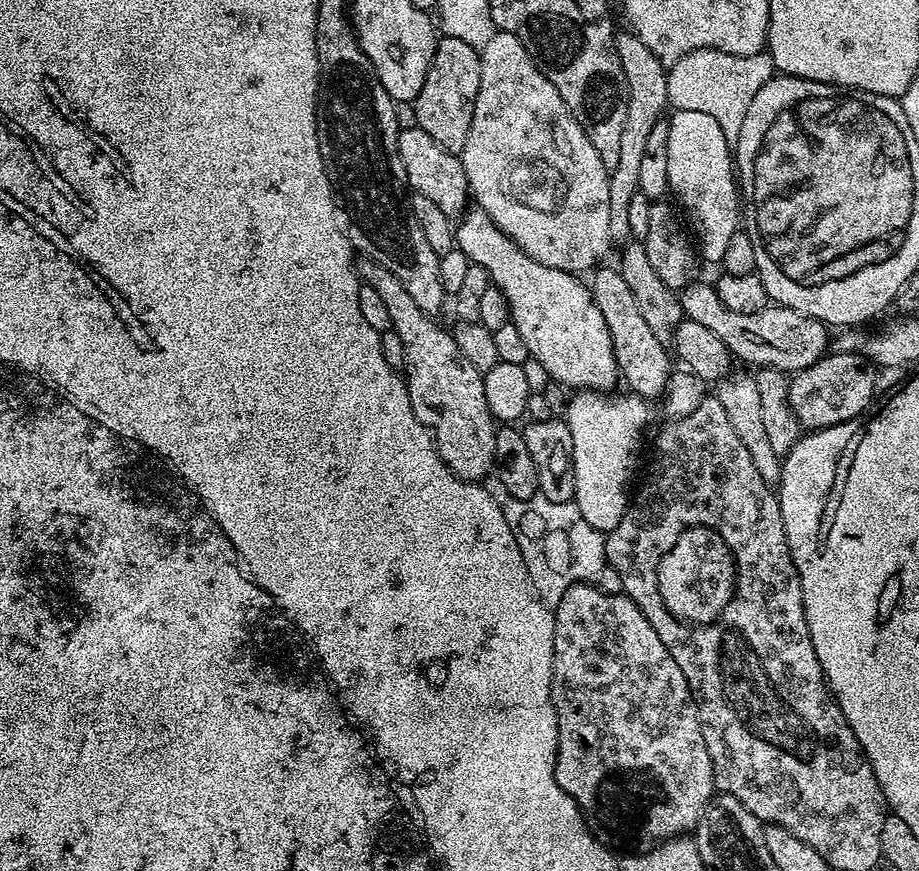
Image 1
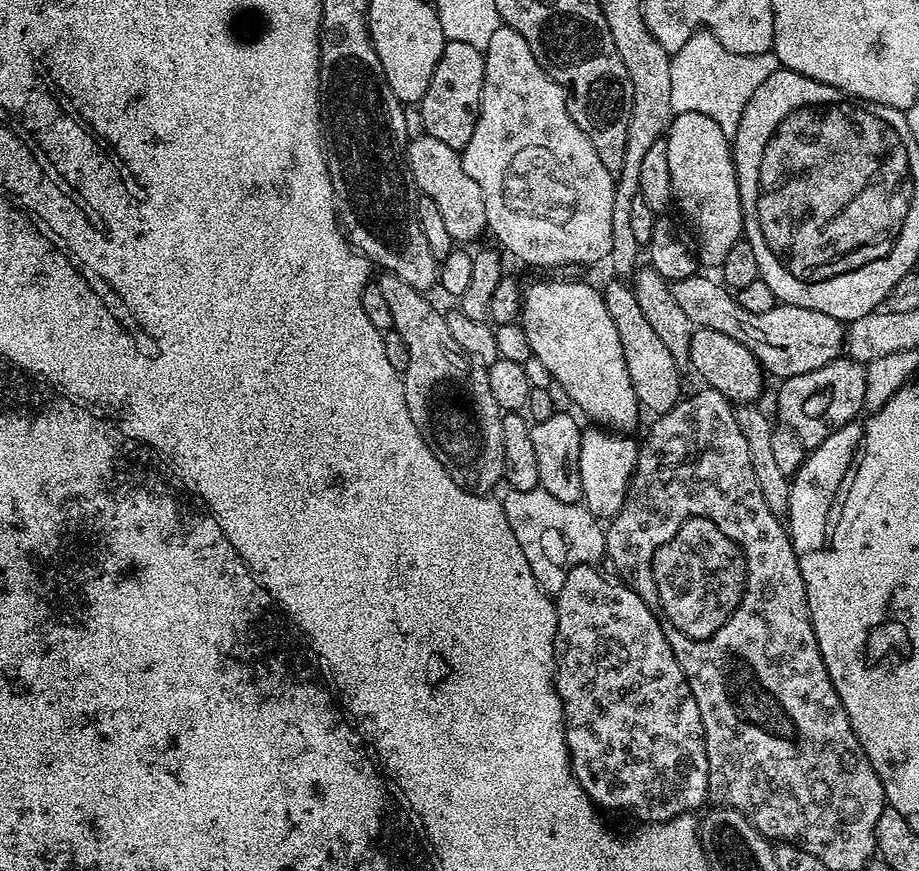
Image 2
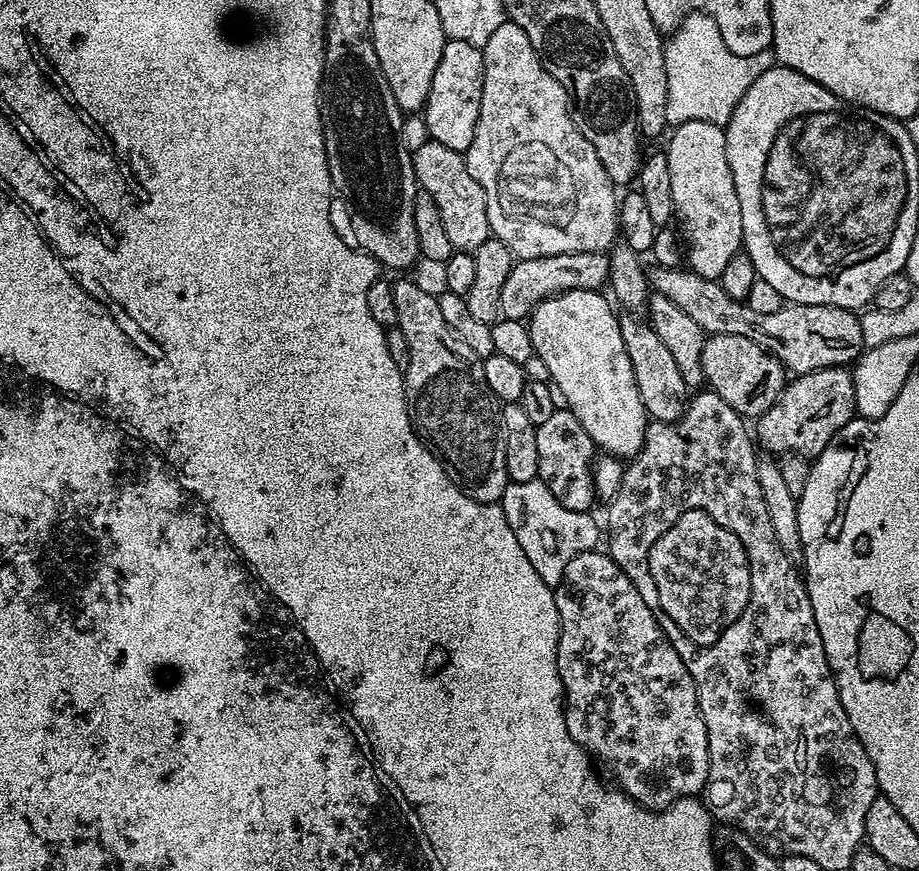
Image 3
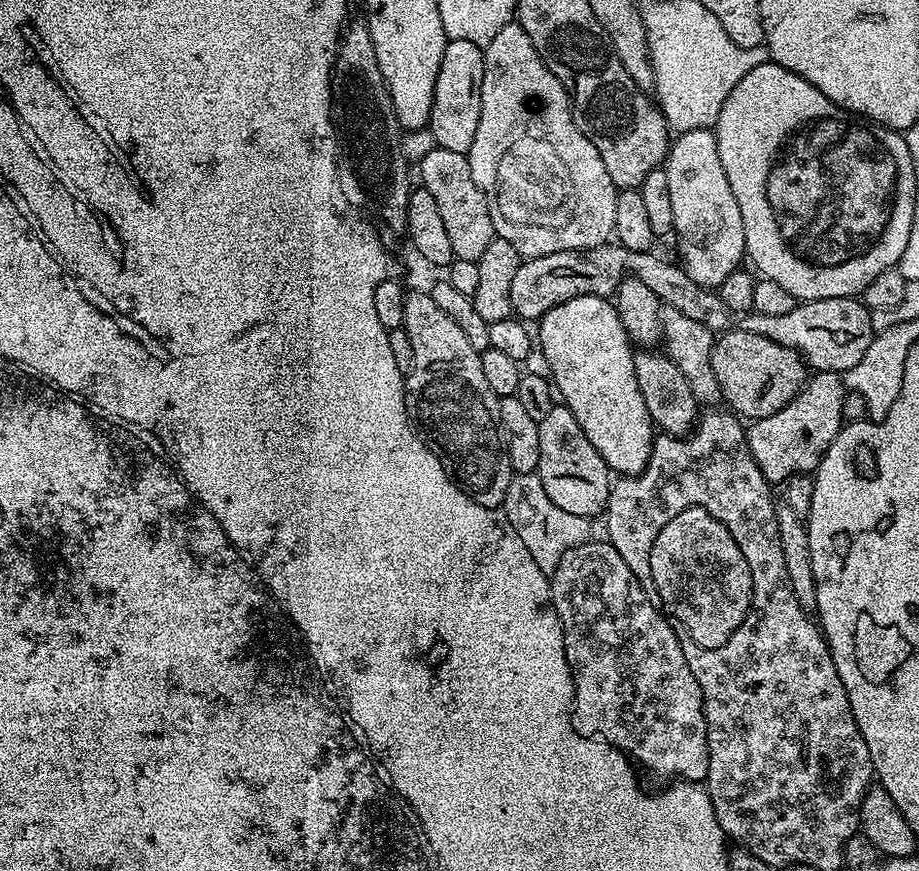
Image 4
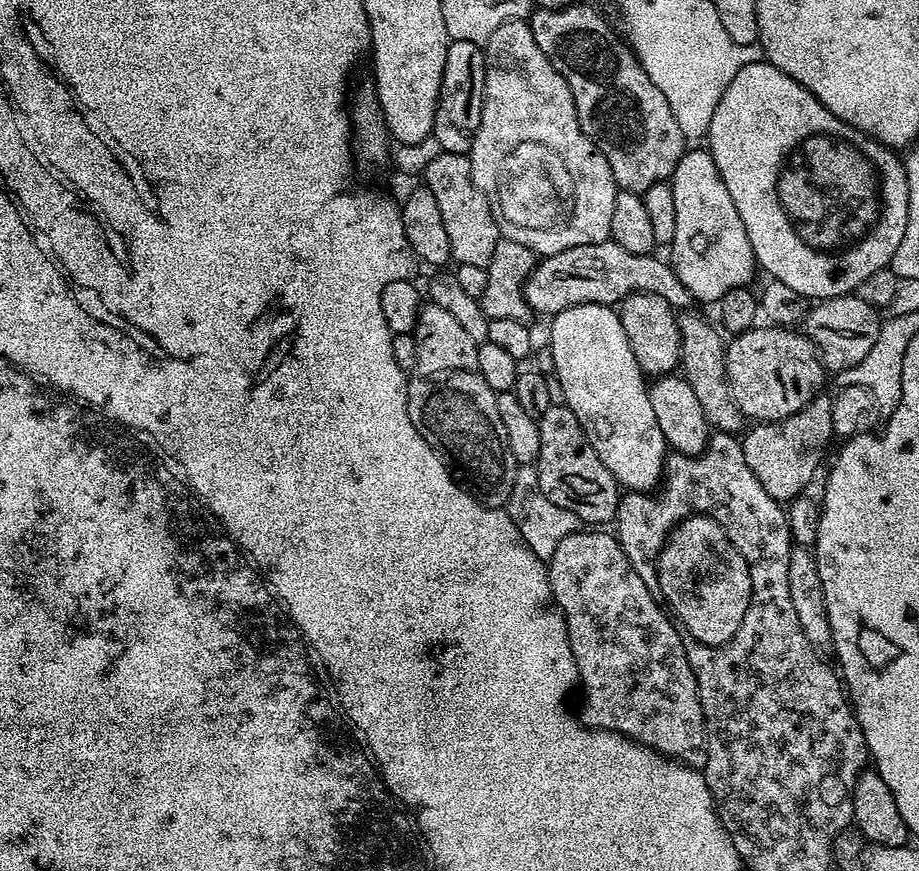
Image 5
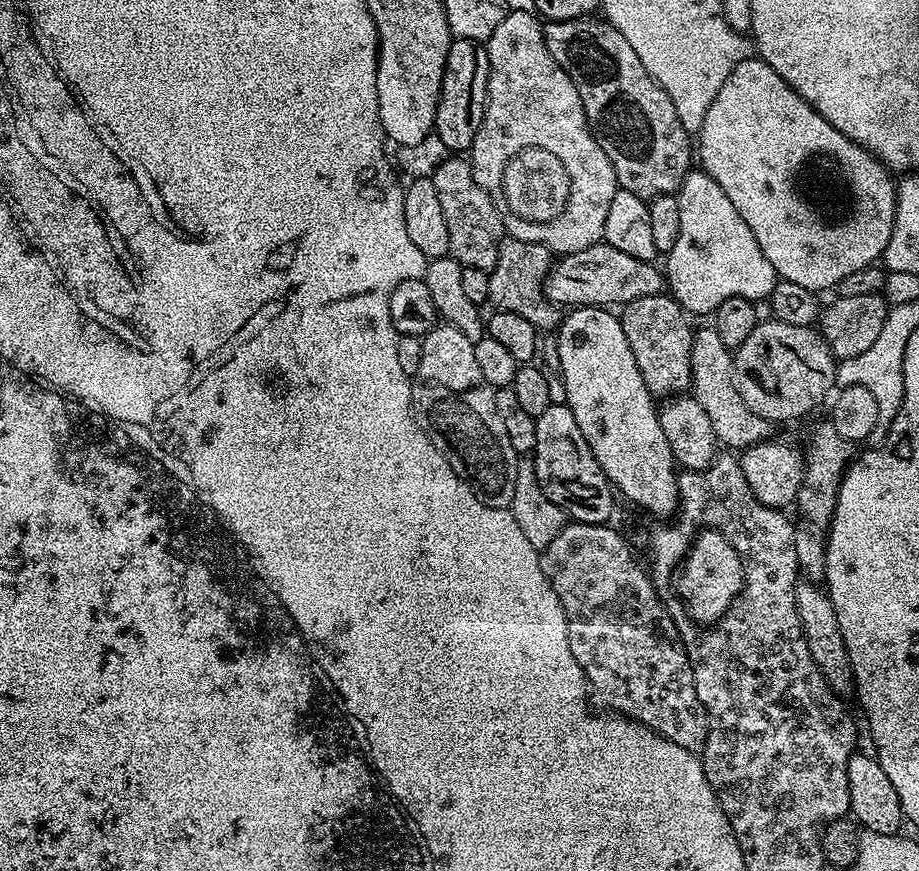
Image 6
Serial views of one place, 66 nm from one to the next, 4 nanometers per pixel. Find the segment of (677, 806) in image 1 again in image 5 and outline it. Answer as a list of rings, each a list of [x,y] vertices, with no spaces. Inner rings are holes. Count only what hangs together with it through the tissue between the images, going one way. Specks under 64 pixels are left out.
[[[577,530],[566,534],[562,542],[554,549],[554,554],[546,561],[548,565],[548,581],[552,591],[552,599],[555,600],[560,613],[564,615],[564,621],[568,627],[568,645],[574,654],[576,663],[576,675],[579,687],[584,687],[584,705],[578,708],[578,716],[585,728],[595,728],[605,732],[618,732],[621,736],[628,736],[640,744],[647,744],[655,752],[661,752],[663,756],[673,758],[684,758],[687,752],[692,752],[695,748],[703,749],[706,744],[706,725],[704,723],[704,711],[700,695],[696,689],[696,679],[694,670],[686,658],[686,650],[682,646],[682,632],[674,623],[673,617],[662,607],[661,601],[657,599],[653,592],[646,586],[642,578],[638,578],[638,570],[626,558],[622,546],[616,541],[615,535],[608,530]]]

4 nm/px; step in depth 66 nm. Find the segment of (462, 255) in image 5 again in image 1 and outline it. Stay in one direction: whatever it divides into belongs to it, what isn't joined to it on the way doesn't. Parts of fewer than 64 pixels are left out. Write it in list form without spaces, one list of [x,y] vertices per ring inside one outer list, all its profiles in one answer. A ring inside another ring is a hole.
[[[414,127],[405,128],[401,131],[400,137],[398,138],[398,154],[402,158],[402,166],[408,175],[409,189],[415,195],[421,196],[422,198],[431,198],[442,209],[442,214],[453,218],[464,216],[470,204],[470,193],[468,191],[468,179],[466,178],[464,167],[457,153],[438,146],[438,142],[434,142],[434,138],[430,138],[430,134],[426,134],[426,130]]]

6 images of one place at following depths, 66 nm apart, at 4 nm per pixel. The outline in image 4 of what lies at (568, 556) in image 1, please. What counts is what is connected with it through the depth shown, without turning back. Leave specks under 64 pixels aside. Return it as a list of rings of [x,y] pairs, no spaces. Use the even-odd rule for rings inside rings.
[[[535,472],[513,475],[506,490],[502,510],[510,526],[518,530],[518,538],[522,538],[526,550],[530,550],[530,558],[534,558],[540,569],[549,574],[555,570],[558,562],[562,562],[562,554],[566,554],[566,550],[586,543],[593,535],[593,521],[589,517],[575,516],[567,510],[561,510],[559,506],[554,506],[546,490],[542,490],[542,482]]]

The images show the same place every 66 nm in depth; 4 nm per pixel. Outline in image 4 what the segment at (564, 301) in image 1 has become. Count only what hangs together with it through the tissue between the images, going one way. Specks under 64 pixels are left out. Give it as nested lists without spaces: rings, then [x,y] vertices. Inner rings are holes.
[[[579,296],[554,306],[538,321],[538,352],[548,363],[555,391],[594,442],[609,469],[620,476],[642,471],[652,453],[654,425],[642,402],[634,374],[634,348],[616,313],[616,305],[602,296]]]

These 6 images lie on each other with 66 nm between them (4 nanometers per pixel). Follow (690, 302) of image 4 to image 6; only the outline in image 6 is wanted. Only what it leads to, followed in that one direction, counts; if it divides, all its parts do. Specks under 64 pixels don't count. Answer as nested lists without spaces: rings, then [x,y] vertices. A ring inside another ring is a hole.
[[[591,244],[586,250],[561,255],[553,263],[544,279],[544,294],[557,306],[623,306],[665,291],[665,273],[661,269],[659,272],[656,266],[650,260],[630,258],[630,254],[622,254],[622,250],[614,250],[609,244]]]

